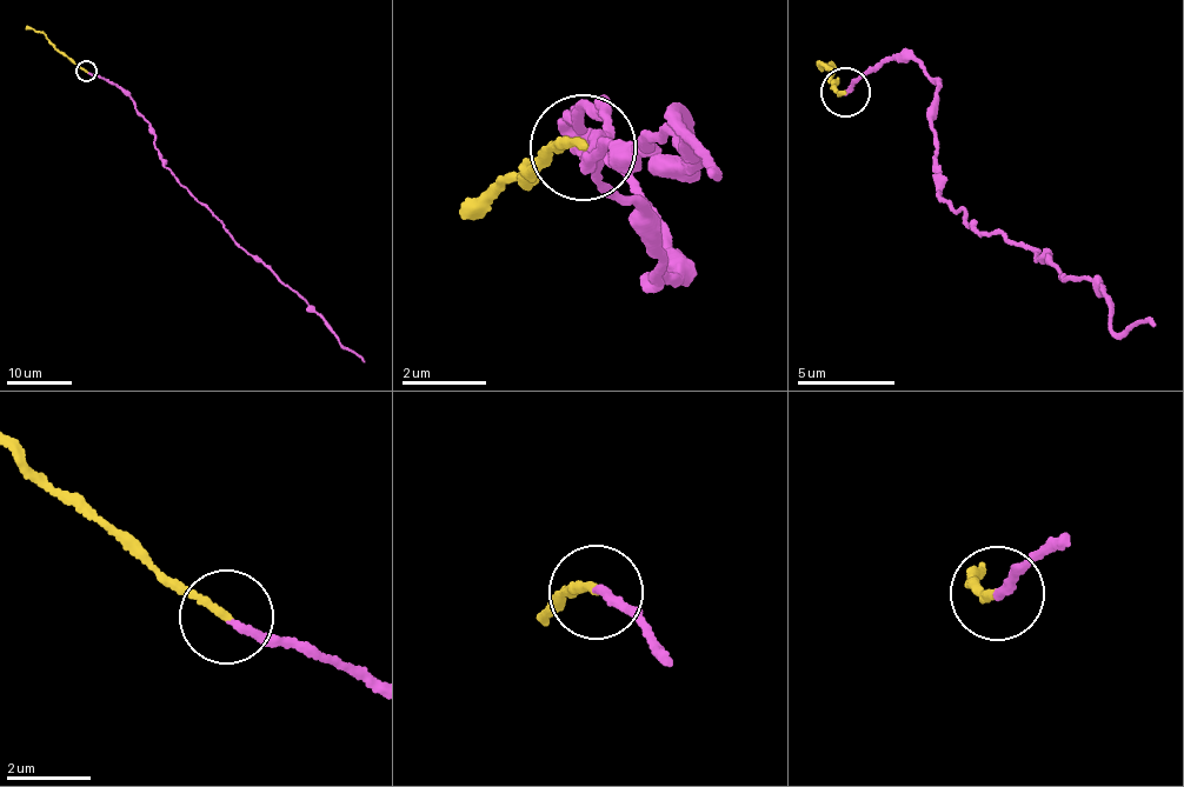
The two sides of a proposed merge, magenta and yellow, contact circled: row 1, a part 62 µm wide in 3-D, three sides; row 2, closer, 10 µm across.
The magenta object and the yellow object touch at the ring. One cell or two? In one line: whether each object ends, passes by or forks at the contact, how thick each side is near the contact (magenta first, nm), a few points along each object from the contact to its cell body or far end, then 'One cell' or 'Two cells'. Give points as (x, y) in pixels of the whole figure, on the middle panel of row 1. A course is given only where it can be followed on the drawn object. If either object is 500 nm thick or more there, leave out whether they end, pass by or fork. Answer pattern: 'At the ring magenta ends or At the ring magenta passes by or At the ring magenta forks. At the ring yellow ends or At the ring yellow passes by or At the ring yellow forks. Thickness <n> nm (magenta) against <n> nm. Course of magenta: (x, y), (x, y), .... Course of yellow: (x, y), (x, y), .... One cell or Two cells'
At the ring magenta ends. At the ring yellow ends. Thickness 170 nm (magenta) against 180 nm. Course of magenta: (577, 142), (652, 279), (560, 118), (693, 164), (674, 111), (717, 177). Course of yellow: (581, 147), (459, 217). Two cells

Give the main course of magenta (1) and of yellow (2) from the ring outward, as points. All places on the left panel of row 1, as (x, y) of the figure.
1: (86, 72), (121, 89), (154, 135), (163, 166), (213, 213), (237, 245), (318, 313), (338, 341), (365, 361)
2: (86, 71), (41, 32), (25, 28)

